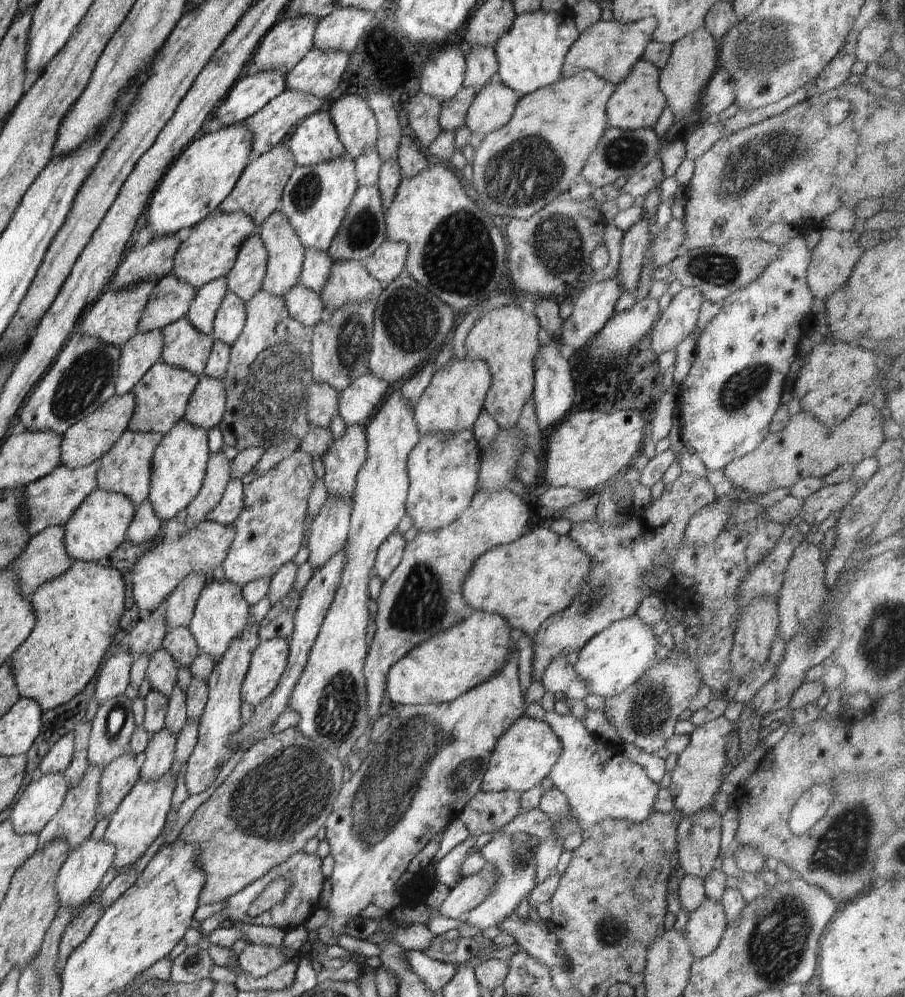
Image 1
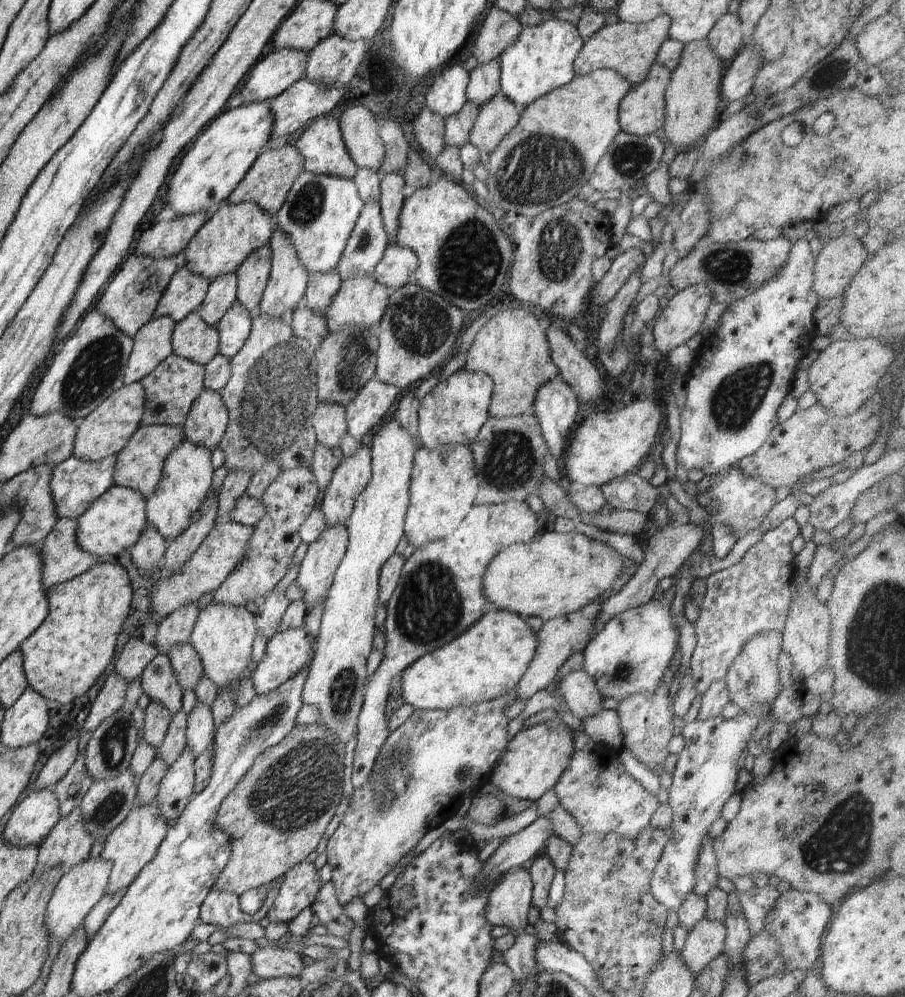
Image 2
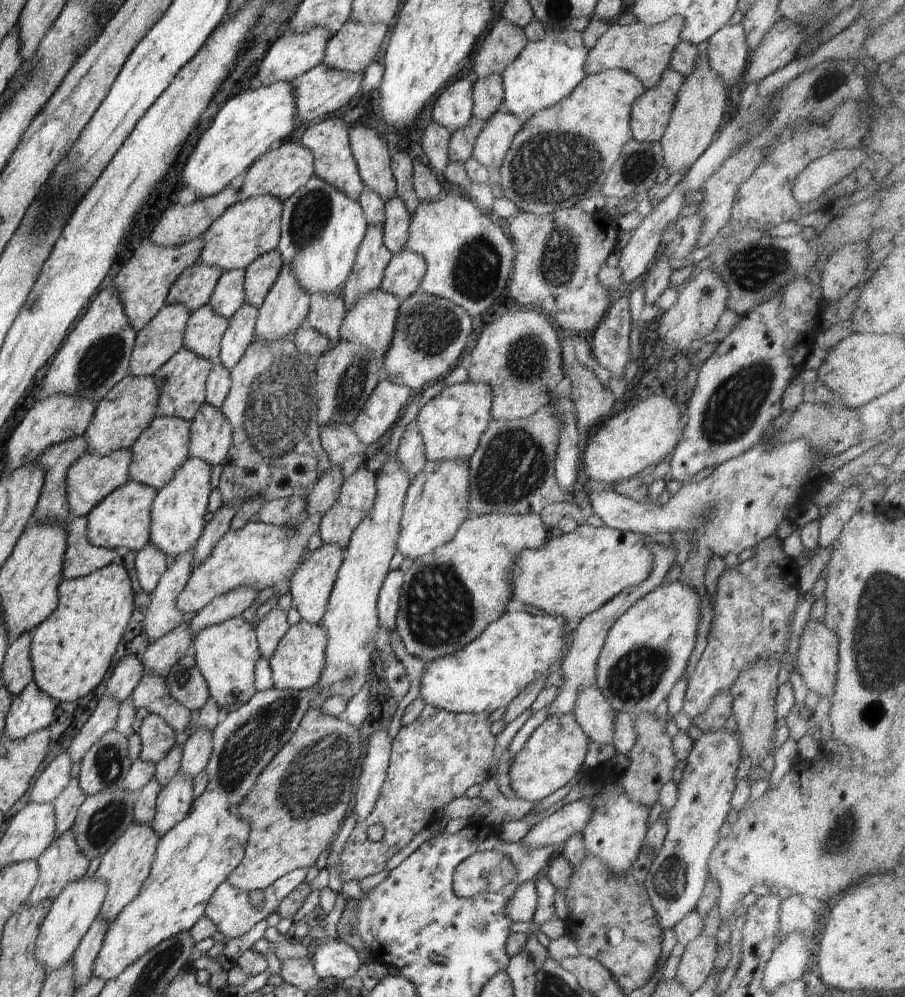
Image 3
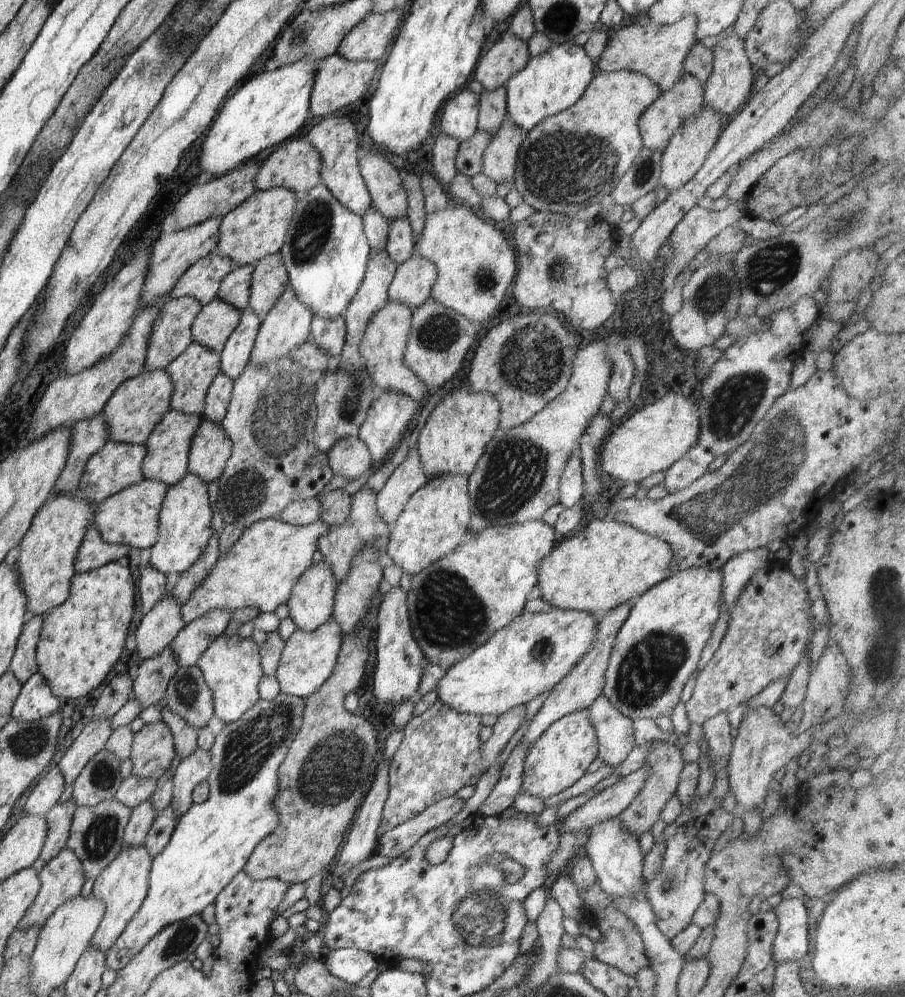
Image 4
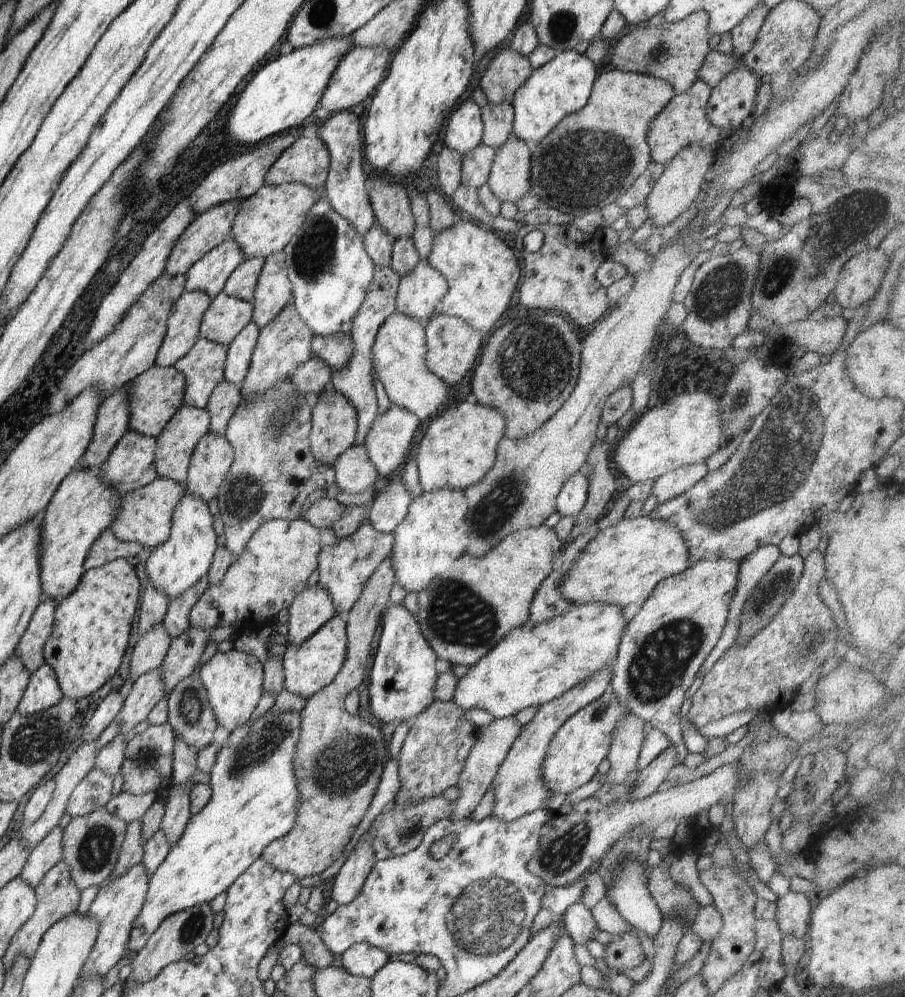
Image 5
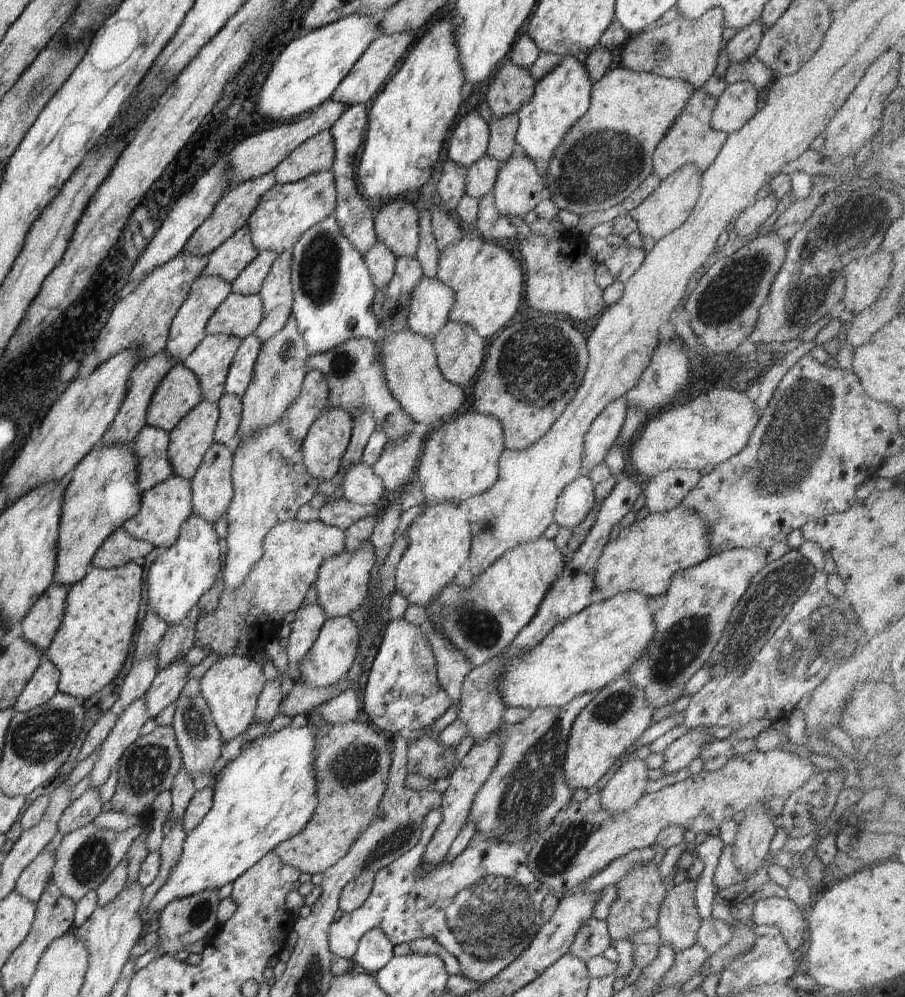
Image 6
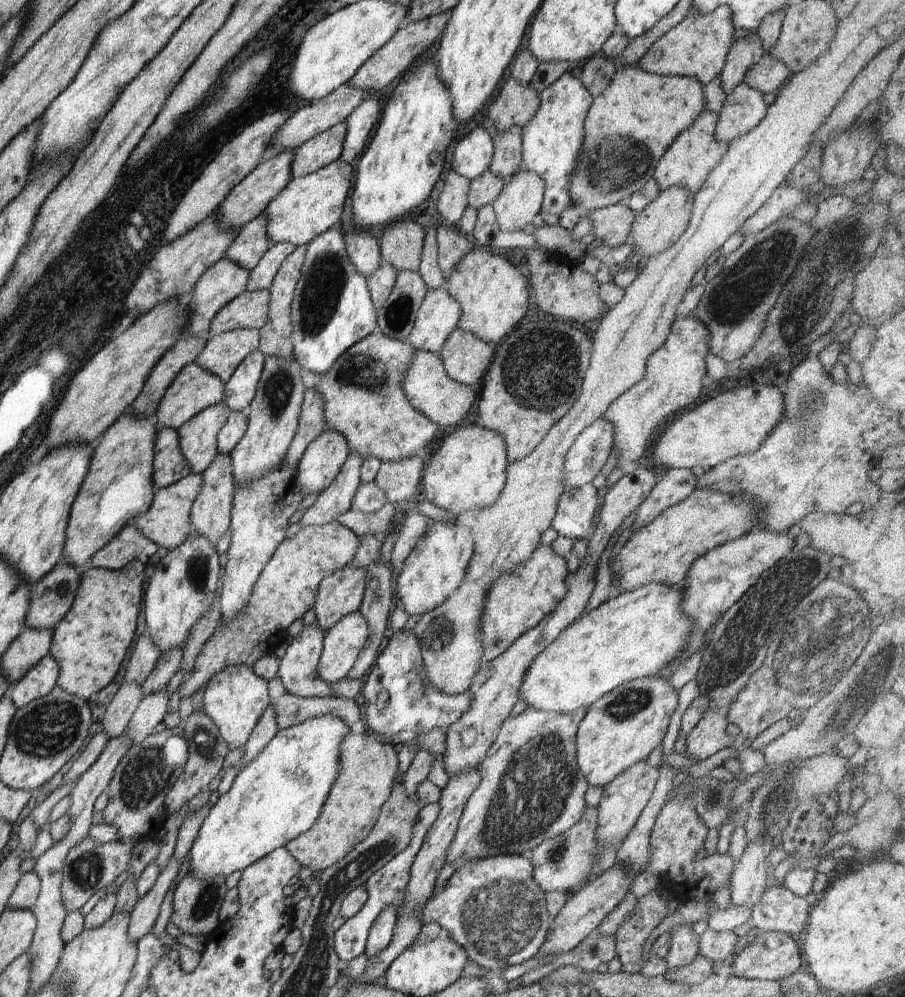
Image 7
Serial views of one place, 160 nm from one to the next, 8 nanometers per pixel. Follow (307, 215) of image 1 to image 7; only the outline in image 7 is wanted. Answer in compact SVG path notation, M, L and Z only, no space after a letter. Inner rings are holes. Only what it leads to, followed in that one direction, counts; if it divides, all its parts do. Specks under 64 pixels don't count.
M335 227L310 240L306 248L308 248L306 260L291 303L293 354L301 369L314 374L326 374L348 348L377 330L377 310L372 304L367 278L356 272L356 268L352 266L346 255L345 236Z

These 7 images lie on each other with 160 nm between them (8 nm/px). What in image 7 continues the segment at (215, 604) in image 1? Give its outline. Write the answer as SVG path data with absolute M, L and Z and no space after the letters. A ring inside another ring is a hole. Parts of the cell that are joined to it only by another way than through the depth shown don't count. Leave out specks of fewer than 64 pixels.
M228 666L207 683L203 704L203 712L216 724L231 752L247 744L262 712L271 705L269 685L248 666Z

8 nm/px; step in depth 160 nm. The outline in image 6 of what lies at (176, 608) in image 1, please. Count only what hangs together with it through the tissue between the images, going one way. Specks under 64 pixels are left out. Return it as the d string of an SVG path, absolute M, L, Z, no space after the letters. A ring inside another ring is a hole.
M144 697L136 698L117 718L114 728L102 744L96 763L90 772L90 788L102 788L110 774L117 770L122 754L140 738L140 731L148 720Z

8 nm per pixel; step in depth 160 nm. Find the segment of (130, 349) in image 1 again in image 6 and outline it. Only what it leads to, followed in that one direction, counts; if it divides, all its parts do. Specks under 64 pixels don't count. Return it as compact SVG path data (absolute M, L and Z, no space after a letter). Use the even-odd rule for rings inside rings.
M200 276L192 284L188 298L182 304L182 307L178 310L178 314L176 314L172 322L169 338L165 346L166 354L172 356L178 363L184 362L196 350L198 344L207 336L206 326L210 318L212 318L218 306L221 306L222 302L230 294L232 294L232 284L226 282L224 278L220 278L220 276Z

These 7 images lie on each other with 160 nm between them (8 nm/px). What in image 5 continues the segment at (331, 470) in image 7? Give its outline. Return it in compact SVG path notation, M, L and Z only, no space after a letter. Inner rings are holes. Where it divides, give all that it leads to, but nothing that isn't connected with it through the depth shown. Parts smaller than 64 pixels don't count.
M328 390L313 400L312 416L312 429L309 437L310 452L320 464L333 467L336 458L354 445L356 430L358 429L358 416L354 406L340 392Z

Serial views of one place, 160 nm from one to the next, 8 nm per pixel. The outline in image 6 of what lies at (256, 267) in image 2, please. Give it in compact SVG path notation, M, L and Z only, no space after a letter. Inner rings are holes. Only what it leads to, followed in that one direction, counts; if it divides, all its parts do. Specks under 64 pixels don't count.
M286 250L278 255L259 293L264 306L264 316L254 336L261 344L278 334L293 315L291 272L292 250Z

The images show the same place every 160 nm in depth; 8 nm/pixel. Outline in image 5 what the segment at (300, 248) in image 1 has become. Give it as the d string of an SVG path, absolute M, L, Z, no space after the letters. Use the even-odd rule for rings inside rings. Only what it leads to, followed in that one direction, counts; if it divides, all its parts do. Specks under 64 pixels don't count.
M288 304L266 328L259 330L259 338L251 357L248 374L240 385L243 400L250 402L254 396L264 394L278 382L290 379L300 364L304 365L314 357L311 350L312 338L310 328L302 322L294 304Z

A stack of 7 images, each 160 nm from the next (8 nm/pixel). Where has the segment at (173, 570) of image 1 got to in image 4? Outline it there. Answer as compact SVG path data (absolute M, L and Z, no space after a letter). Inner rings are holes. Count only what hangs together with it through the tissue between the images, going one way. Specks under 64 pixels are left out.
M279 518L262 519L251 524L240 538L227 550L224 557L217 558L212 570L205 576L190 600L180 607L186 624L214 609L234 612L237 608L252 606L259 612L274 612L280 604L287 604L292 587L298 577L312 565L318 539L330 526L318 520L307 525L291 525Z

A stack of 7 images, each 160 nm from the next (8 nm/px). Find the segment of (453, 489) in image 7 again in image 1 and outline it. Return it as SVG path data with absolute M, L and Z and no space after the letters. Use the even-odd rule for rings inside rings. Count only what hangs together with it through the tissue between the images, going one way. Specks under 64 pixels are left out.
M467 358L449 361L432 376L430 385L416 404L413 418L419 435L426 436L426 434L436 434L436 432L452 434L452 432L462 432L462 430L473 432L474 424L484 410L486 394L492 384L490 370L484 362Z

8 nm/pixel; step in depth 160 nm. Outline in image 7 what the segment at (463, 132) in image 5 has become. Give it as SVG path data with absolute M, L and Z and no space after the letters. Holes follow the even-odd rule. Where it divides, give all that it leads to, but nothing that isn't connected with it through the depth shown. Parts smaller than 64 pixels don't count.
M483 127L470 130L454 148L452 169L470 182L490 168L494 158L493 139Z

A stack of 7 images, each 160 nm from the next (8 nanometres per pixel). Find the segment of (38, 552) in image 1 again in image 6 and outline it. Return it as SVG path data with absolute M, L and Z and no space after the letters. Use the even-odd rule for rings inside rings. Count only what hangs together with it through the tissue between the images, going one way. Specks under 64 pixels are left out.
M121 527L104 540L104 544L94 554L91 567L114 569L125 566L128 562L142 563L153 549L154 546L150 542L130 536Z

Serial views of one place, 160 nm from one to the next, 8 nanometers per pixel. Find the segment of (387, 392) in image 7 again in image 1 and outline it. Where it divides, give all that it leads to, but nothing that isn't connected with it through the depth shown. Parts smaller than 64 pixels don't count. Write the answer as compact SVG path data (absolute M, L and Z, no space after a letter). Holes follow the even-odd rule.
M306 249L299 283L308 290L320 294L326 282L330 280L330 268L333 261L327 252L316 249Z

